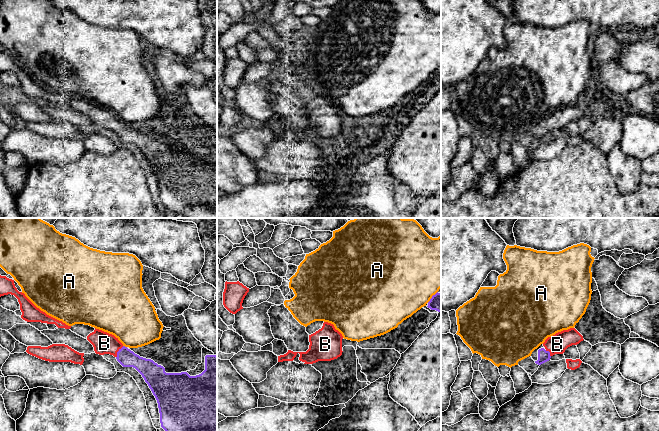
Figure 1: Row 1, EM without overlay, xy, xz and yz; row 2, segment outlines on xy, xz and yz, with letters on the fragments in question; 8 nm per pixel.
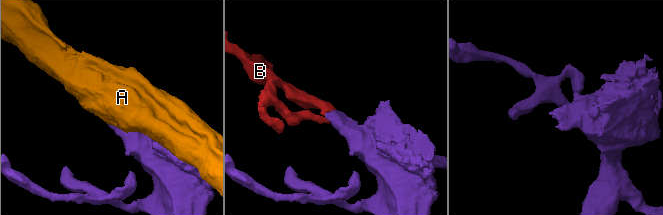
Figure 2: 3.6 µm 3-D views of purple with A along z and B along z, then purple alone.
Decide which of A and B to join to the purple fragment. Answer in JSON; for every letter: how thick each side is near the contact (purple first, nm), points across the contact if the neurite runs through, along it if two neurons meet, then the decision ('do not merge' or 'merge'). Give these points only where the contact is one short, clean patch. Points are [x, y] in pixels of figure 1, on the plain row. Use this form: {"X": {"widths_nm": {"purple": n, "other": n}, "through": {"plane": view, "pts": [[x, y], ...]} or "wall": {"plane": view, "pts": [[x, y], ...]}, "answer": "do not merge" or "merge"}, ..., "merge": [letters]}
{"A": {"widths_nm": {"purple": 140, "other": 400}, "answer": "do not merge"}, "B": {"widths_nm": {"purple": 140, "other": 180}, "answer": "merge"}, "merge": ["B"]}

